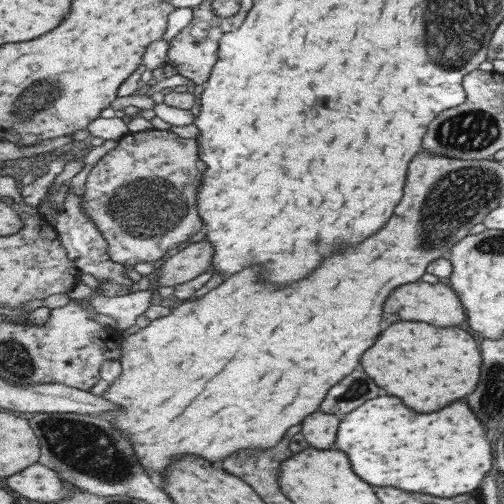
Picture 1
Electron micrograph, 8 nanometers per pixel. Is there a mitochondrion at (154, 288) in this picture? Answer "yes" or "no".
no

